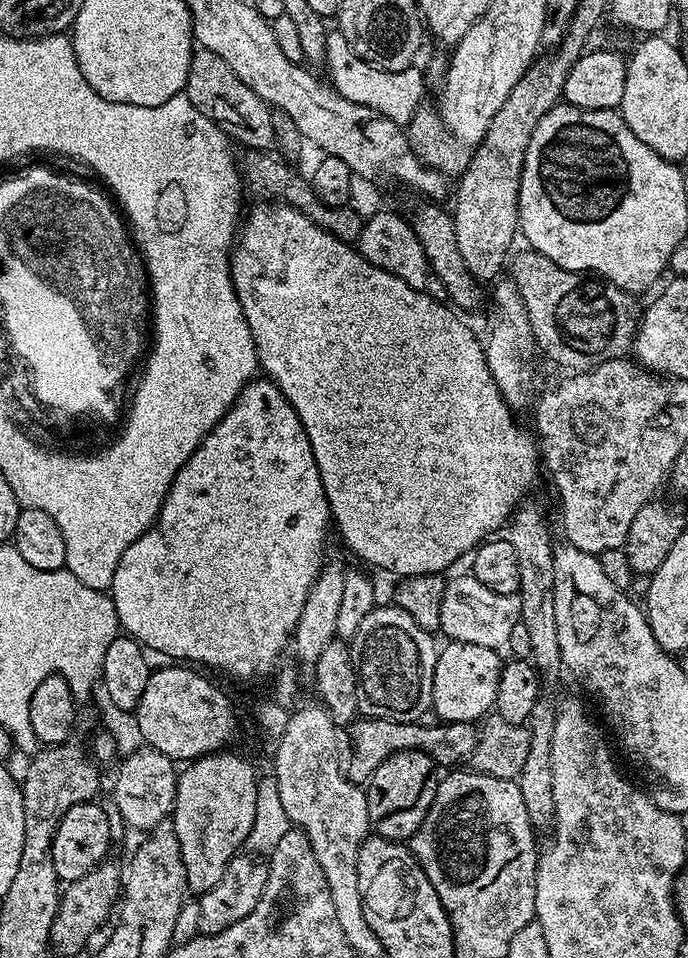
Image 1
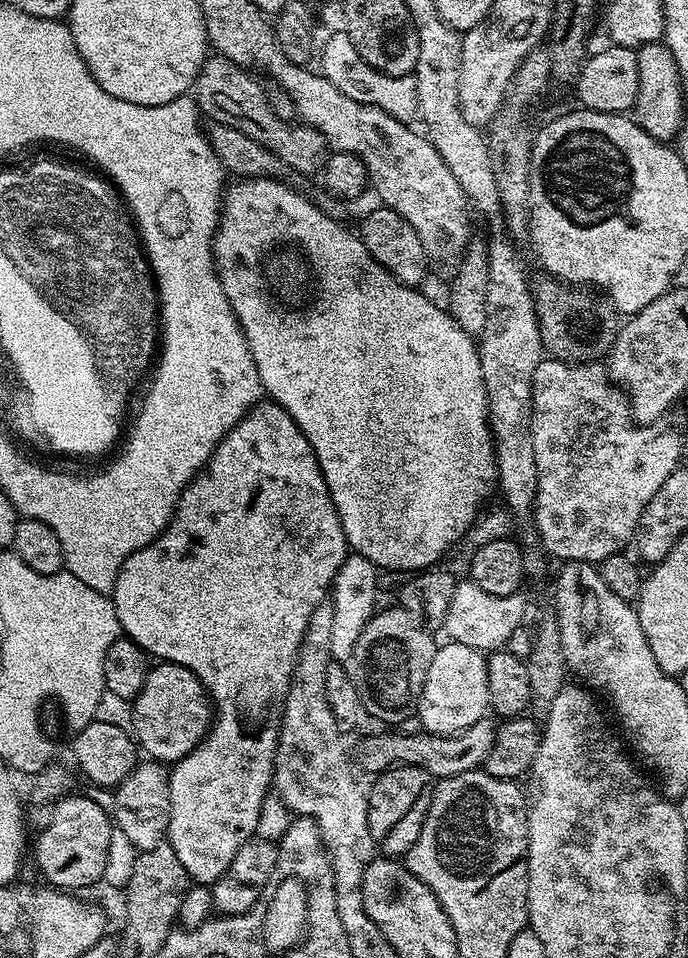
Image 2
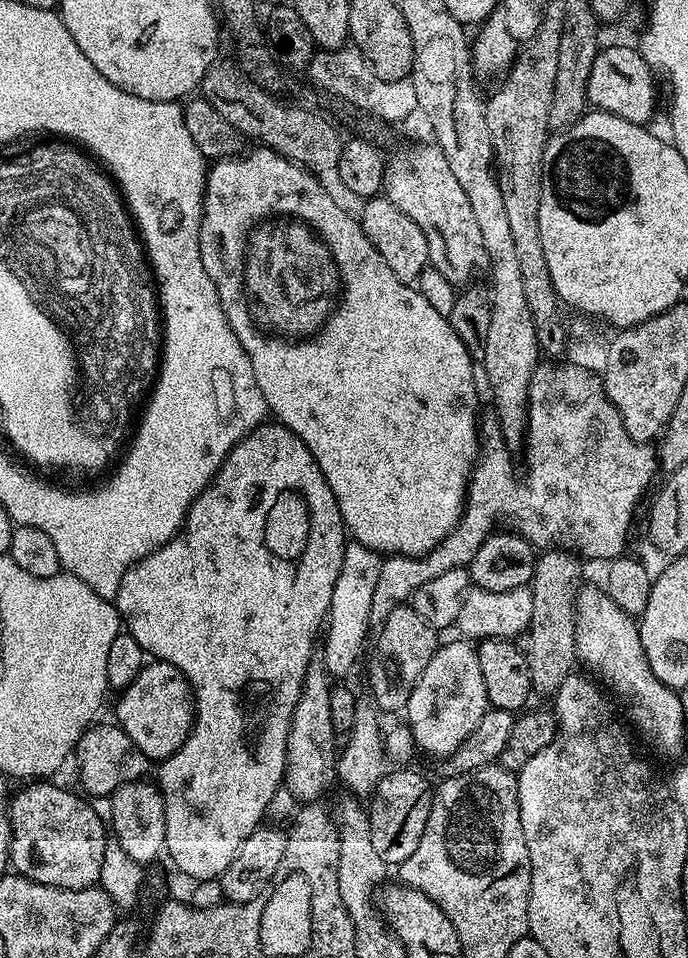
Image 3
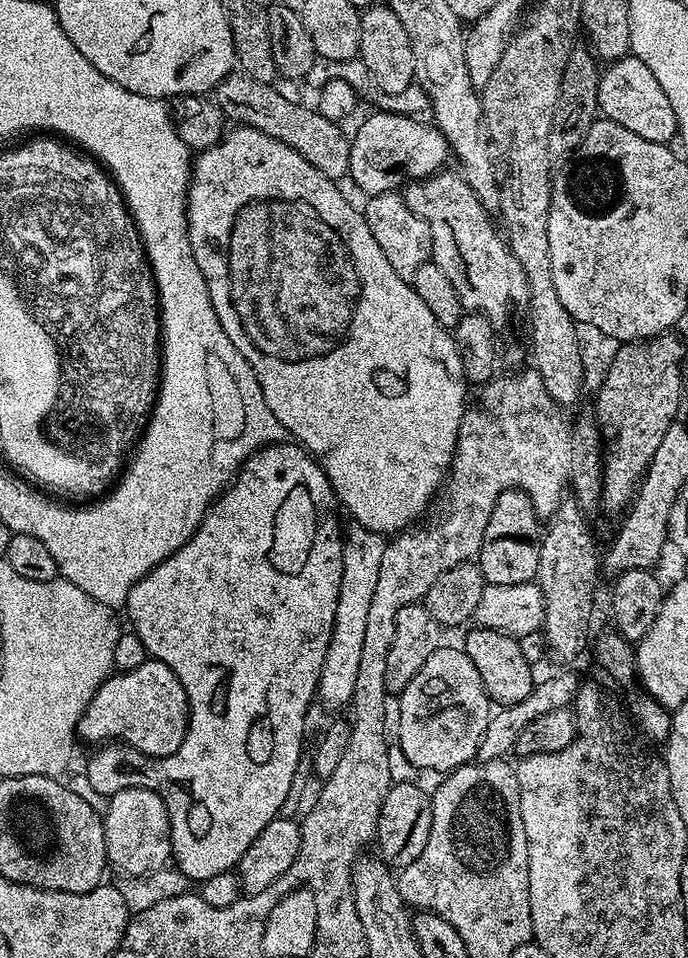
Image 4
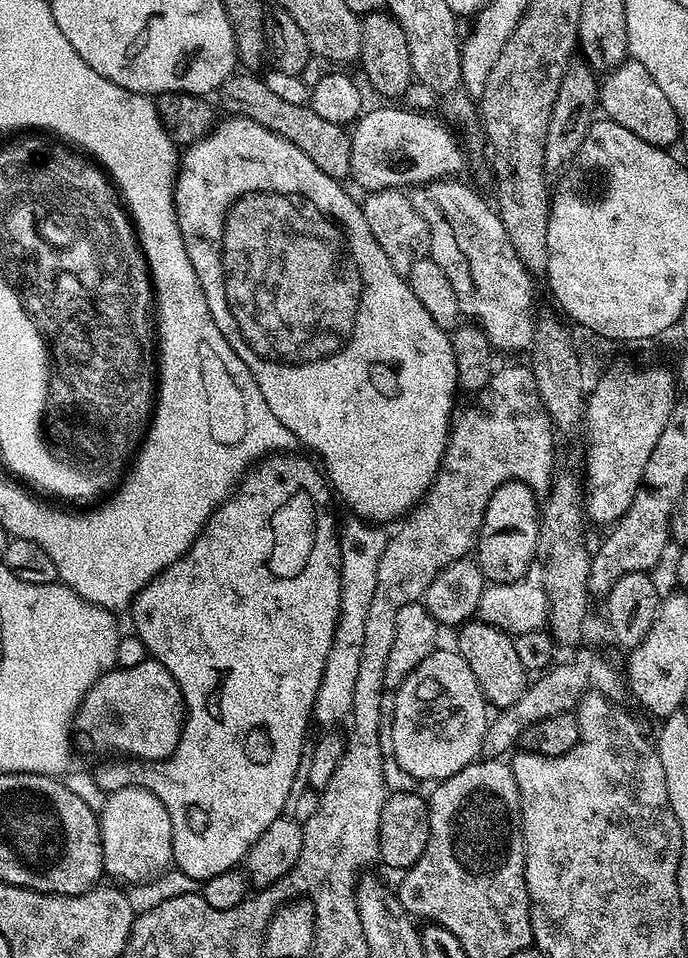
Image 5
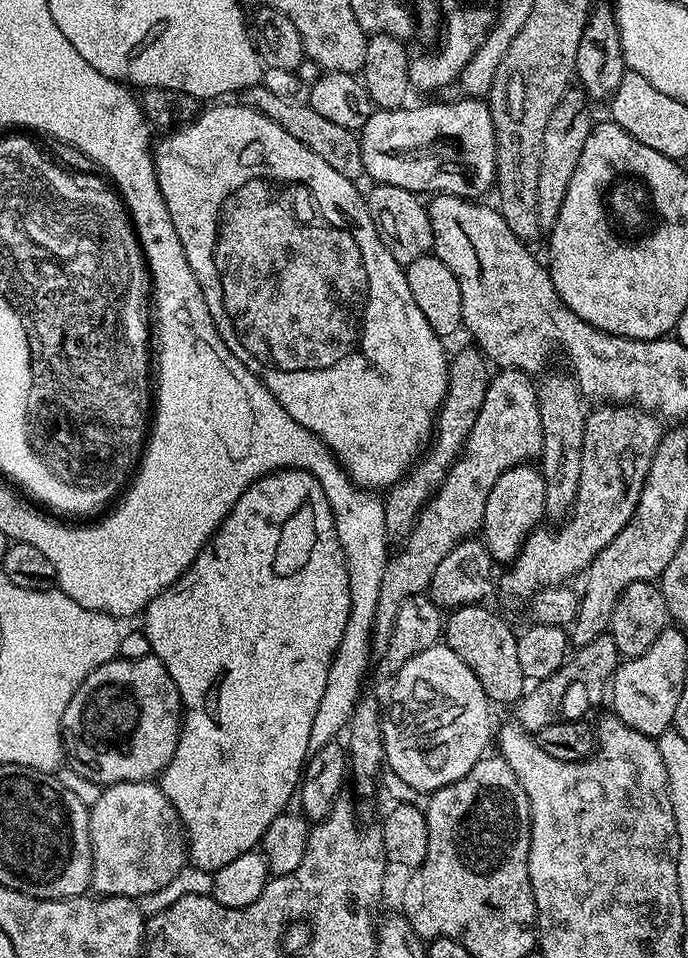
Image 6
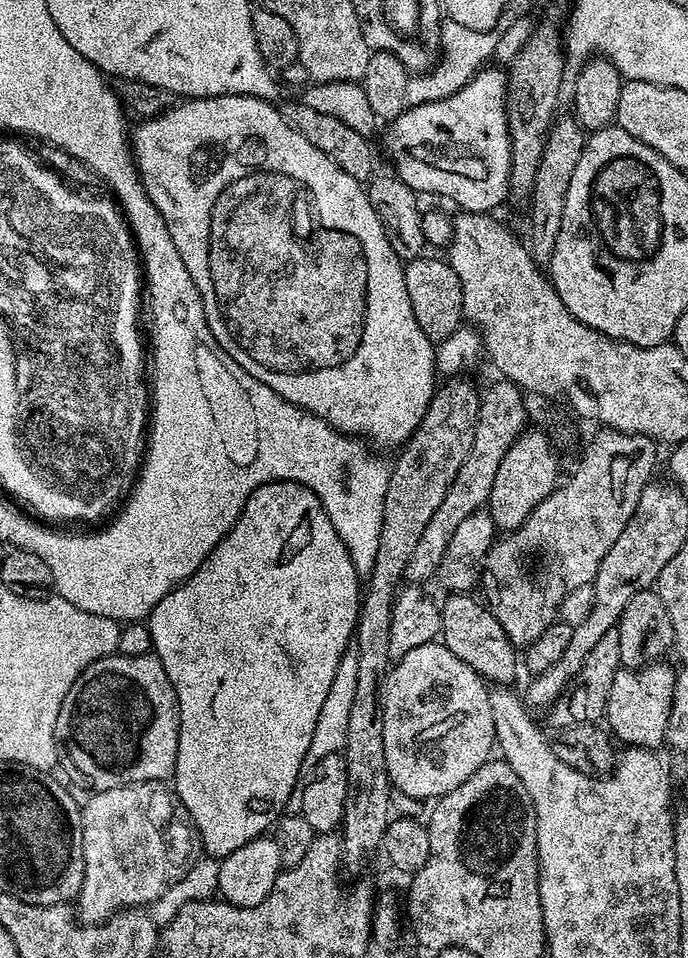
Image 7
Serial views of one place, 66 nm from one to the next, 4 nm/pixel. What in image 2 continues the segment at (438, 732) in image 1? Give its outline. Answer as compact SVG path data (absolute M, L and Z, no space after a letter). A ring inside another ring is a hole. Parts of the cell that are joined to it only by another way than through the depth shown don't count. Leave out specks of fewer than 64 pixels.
M485 714L481 720L474 722L474 726L457 732L455 736L436 736L433 732L423 730L408 732L403 736L400 730L388 731L392 732L376 732L373 736L364 736L356 752L354 748L354 764L361 773L364 771L379 774L388 771L389 768L409 764L425 768L432 777L441 781L451 776L483 769L487 756L497 742L498 724L491 715Z

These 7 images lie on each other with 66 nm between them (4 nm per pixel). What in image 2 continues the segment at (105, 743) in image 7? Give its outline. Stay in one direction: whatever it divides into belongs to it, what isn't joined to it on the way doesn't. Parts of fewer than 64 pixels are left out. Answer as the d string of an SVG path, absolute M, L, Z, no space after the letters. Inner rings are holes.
M167 662L149 667L142 690L131 701L132 728L145 757L171 766L204 741L212 727L214 705L202 682L186 666Z

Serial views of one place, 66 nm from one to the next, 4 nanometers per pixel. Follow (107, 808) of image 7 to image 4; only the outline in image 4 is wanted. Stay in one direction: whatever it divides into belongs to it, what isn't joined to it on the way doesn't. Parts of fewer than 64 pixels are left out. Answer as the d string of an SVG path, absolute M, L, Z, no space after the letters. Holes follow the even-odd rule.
M122 788L112 795L108 802L108 812L102 816L106 834L108 864L116 867L125 877L148 877L172 860L172 827L166 806L156 792L145 788Z

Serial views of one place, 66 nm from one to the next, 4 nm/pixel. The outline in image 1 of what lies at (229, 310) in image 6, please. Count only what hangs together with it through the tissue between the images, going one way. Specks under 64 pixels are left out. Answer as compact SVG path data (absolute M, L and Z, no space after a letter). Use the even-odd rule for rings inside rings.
M281 202L266 203L254 205L249 212L247 209L243 217L238 244L244 247L248 264L237 263L233 267L232 281L254 338L259 367L263 375L282 390L286 402L294 406L306 430L306 438L310 438L335 531L337 528L341 538L366 563L384 572L393 572L393 577L447 573L447 568L455 560L464 555L465 559L485 540L495 537L499 533L496 531L499 528L501 531L512 519L516 505L525 499L536 475L542 472L537 437L512 417L515 416L513 409L504 401L504 395L490 374L490 366L484 357L484 344L476 341L475 334L455 316L457 313L447 303L440 303L424 290L406 286L402 278L394 278L394 274L386 274L386 270L378 270L378 266L366 262L351 243L340 241L326 229L319 228L298 209Z

